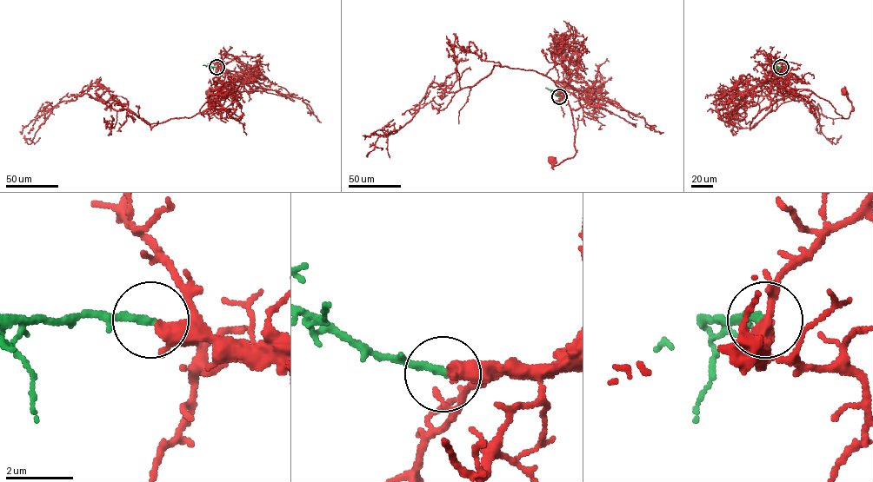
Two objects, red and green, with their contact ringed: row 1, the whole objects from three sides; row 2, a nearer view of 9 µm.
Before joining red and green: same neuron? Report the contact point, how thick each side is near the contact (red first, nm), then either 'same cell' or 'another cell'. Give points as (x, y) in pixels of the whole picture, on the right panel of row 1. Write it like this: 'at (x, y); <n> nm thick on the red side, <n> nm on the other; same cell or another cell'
at (781, 67); 440 nm thick on the red side, 220 nm on the other; same cell

